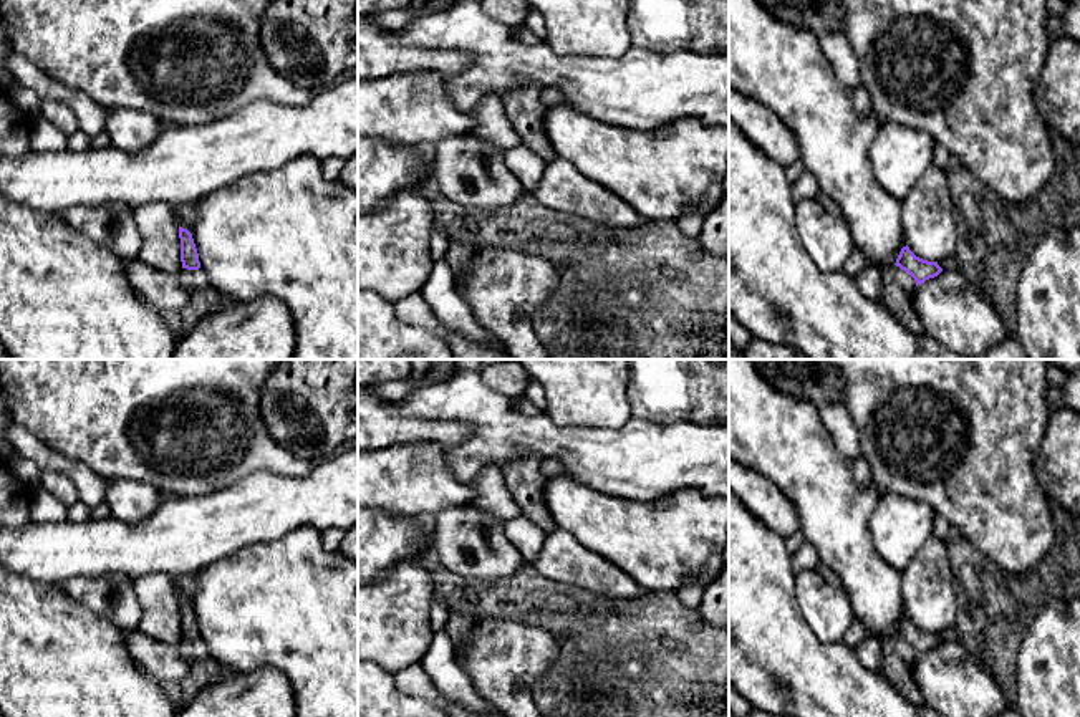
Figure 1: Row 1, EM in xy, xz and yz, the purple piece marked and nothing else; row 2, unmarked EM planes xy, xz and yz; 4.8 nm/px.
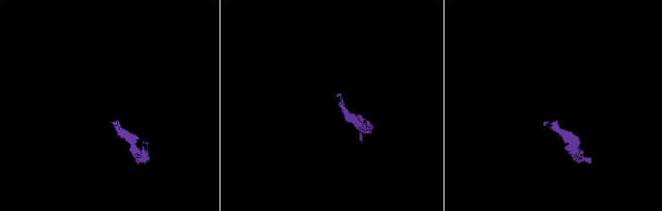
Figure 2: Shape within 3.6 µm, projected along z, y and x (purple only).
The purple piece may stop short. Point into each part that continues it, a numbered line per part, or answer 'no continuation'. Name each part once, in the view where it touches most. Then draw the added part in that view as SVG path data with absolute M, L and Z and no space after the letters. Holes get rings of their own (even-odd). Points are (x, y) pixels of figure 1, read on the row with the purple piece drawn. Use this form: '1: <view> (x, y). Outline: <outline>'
1: yz (896, 287). Outline: M881 265L880 277L880 301L911 334L921 334L924 330L911 303L911 295L916 290L916 280L896 265Z

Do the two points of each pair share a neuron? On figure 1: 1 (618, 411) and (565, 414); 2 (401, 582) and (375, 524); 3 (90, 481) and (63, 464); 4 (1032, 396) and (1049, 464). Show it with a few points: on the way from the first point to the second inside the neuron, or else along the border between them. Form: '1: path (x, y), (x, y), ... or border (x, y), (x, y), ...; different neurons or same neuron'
1: path (605, 411), (578, 411); same neuron
2: border (418, 560), (396, 563), (375, 583); different neurons
3: path (83, 477), (70, 467); same neuron
4: border (1052, 411), (1034, 459), (1036, 477); different neurons

